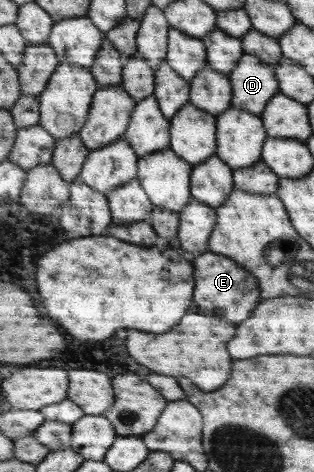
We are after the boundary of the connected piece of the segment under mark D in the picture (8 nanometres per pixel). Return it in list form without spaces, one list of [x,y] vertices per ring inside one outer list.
[[[244,54],[228,75],[232,84],[231,106],[261,116],[268,100],[279,92],[275,69],[252,54]]]

